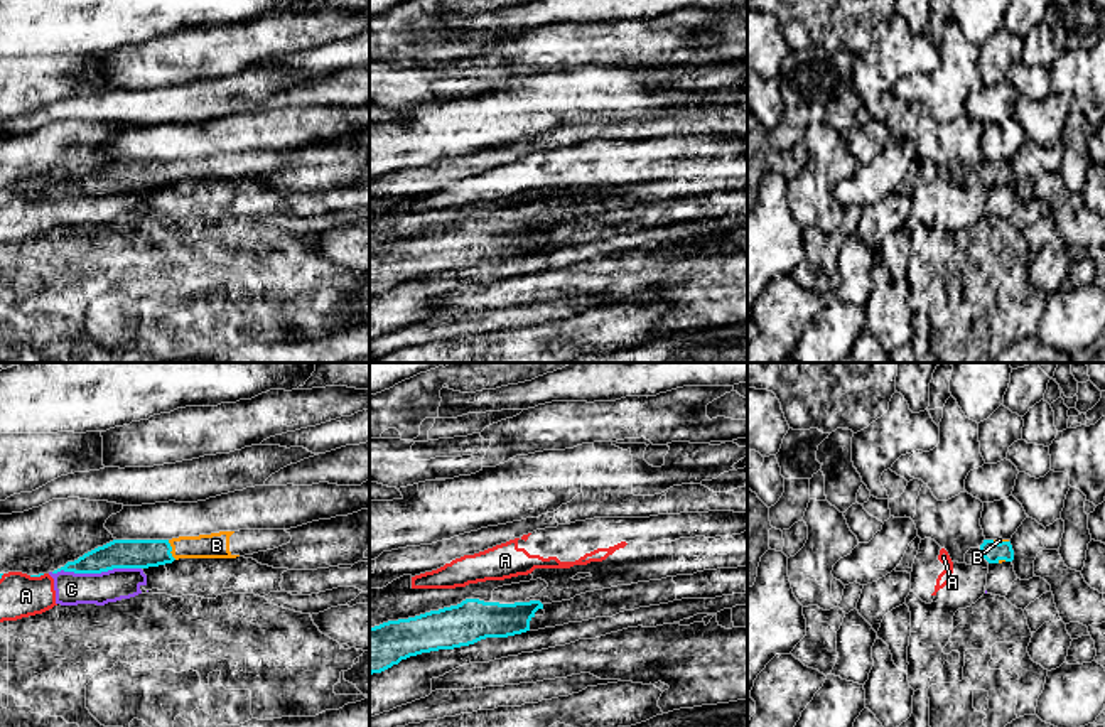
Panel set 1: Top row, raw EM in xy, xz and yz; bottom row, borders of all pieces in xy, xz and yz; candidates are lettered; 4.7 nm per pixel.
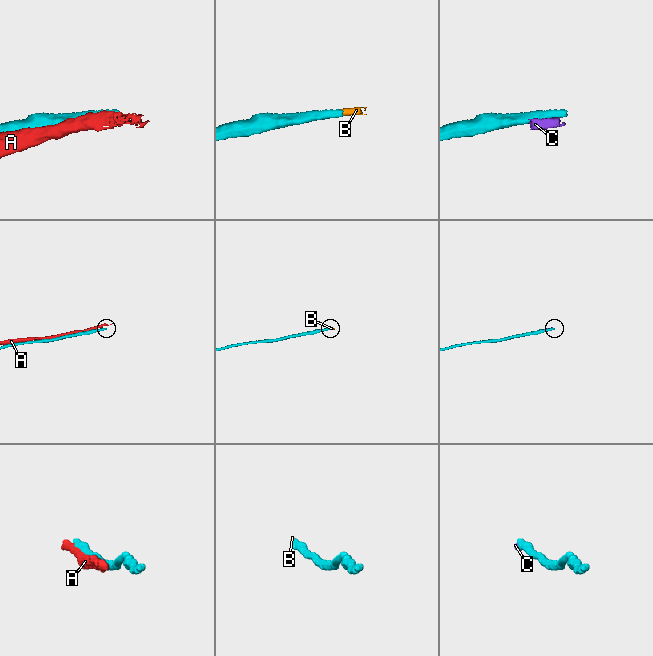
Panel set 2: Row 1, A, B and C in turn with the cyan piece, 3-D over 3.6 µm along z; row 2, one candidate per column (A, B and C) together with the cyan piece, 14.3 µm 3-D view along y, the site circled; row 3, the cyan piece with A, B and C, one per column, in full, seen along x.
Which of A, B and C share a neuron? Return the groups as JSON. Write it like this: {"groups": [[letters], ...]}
{"groups": [["A", "C"], ["B"]]}

